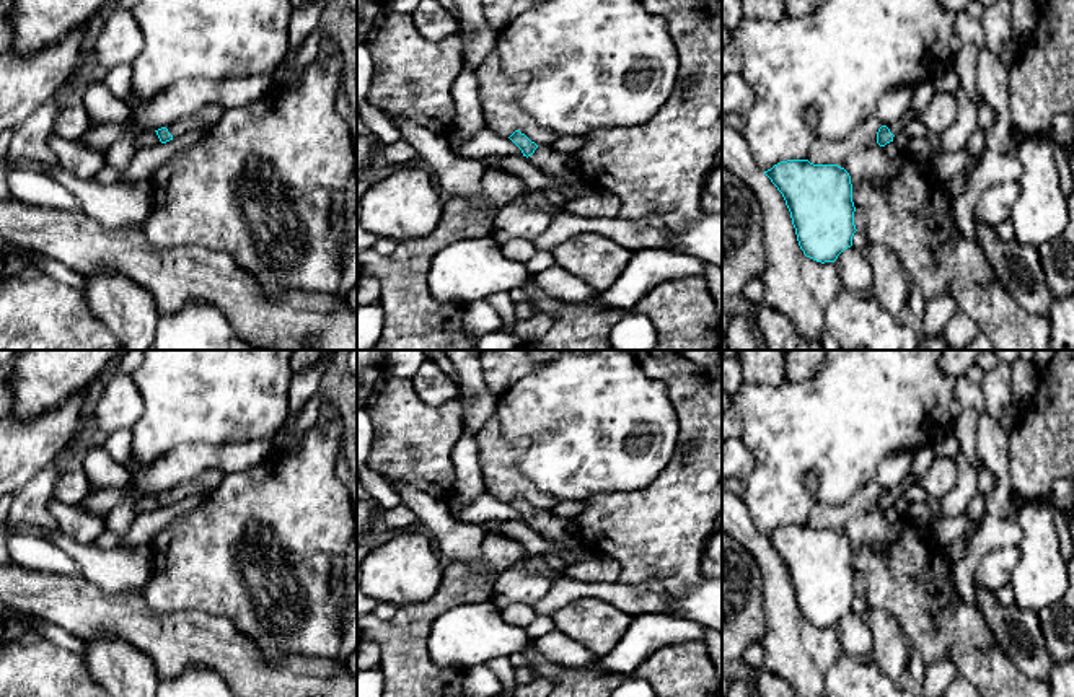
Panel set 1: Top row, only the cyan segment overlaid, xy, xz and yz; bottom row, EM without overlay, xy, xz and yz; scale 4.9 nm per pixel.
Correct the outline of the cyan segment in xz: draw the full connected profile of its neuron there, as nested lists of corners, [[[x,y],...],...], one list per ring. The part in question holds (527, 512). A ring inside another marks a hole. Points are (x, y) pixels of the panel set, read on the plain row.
[[[515,495],[508,503],[543,539],[551,542],[564,542],[577,537],[577,523],[574,518],[556,518],[549,510],[538,511],[520,495]]]

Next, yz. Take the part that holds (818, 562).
[[[787,524],[764,536],[782,559],[803,619],[817,627],[834,627],[852,611],[852,549],[838,529]]]

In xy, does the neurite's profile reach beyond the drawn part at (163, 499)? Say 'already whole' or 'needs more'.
needs more

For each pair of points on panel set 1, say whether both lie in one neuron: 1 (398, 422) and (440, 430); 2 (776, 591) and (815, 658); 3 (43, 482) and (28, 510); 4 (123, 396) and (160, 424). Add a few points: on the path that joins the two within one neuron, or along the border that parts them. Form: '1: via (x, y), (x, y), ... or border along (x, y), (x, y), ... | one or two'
1: via (408, 430), (431, 430) | one
2: via (781, 608), (787, 631), (799, 642) | one
3: via (39, 489), (30, 504) | one
4: border along (132, 375), (142, 398), (142, 416), (129, 429) | two

